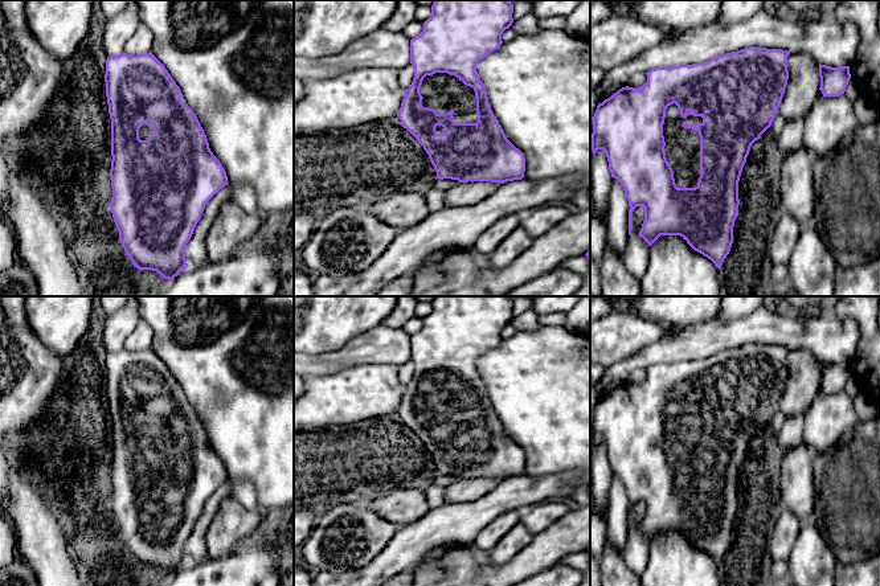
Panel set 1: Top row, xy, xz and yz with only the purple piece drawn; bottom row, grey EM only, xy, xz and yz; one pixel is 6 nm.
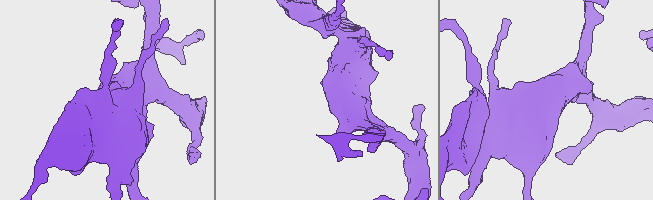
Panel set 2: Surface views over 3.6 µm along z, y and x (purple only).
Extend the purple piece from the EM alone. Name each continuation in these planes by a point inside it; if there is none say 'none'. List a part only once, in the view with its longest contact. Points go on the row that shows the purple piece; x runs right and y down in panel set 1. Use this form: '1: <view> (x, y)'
1: yz (682, 148)

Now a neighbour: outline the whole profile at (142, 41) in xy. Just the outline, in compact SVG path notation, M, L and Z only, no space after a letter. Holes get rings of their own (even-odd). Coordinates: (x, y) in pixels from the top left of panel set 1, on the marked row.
M140 22L136 32L124 44L124 53L139 56L150 53L154 45L154 36L151 30Z

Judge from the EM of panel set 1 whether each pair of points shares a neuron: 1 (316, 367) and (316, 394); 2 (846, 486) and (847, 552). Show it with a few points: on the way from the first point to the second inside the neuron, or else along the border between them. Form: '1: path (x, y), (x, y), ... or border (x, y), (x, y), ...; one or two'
1: border (347, 367), (327, 375), (307, 376); two
2: path (847, 502), (847, 536); one

